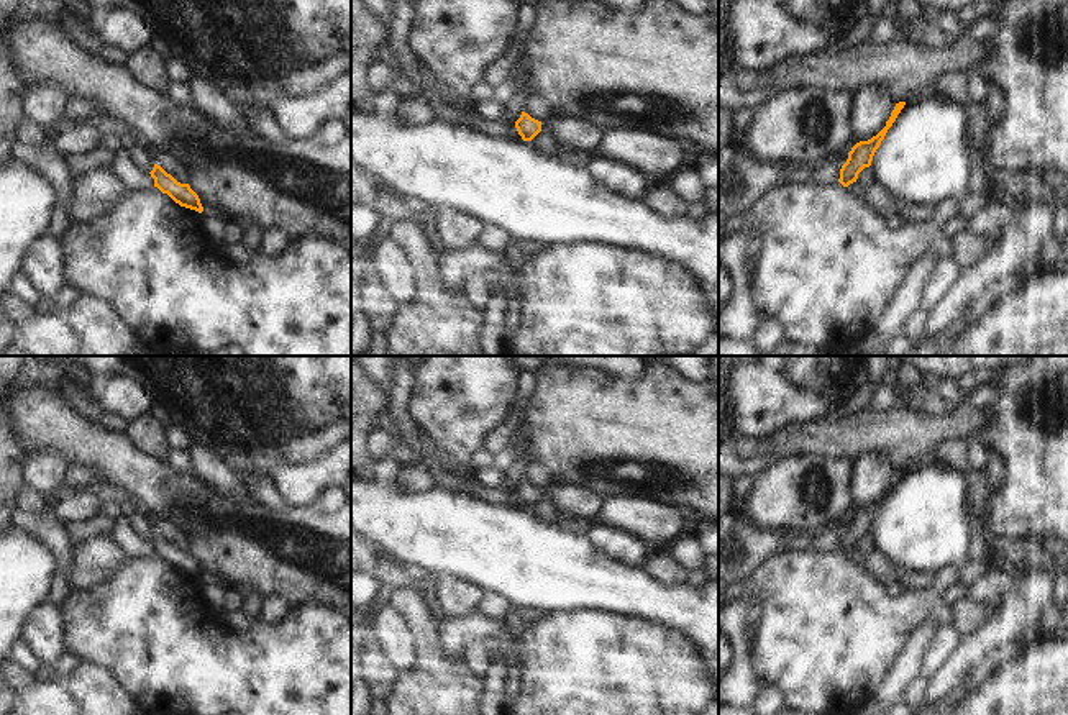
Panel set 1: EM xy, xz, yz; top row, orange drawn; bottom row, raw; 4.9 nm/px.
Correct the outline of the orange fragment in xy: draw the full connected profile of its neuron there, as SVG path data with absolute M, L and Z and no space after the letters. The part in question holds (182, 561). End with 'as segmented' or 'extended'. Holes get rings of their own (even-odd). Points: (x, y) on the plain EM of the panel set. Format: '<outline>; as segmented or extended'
M154 531L149 541L154 546L154 554L157 554L162 561L167 561L176 571L199 581L203 579L199 562L190 556L189 551L177 549L157 531Z; as segmented

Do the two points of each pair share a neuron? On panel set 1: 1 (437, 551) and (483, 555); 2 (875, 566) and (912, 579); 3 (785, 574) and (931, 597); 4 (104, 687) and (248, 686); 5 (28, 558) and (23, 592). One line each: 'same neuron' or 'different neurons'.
1: same neuron
2: same neuron
3: same neuron
4: different neurons
5: same neuron

